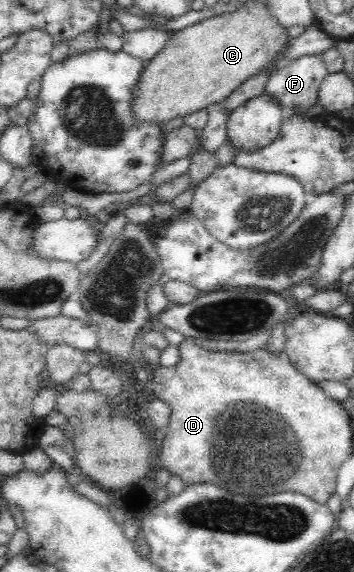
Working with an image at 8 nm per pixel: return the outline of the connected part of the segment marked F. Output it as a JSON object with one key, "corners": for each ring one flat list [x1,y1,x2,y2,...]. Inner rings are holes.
{"corners":[[310,54,282,64,267,80,265,91,281,103,281,110,290,117,296,106,310,107,317,102,317,91,328,74,319,55]]}

